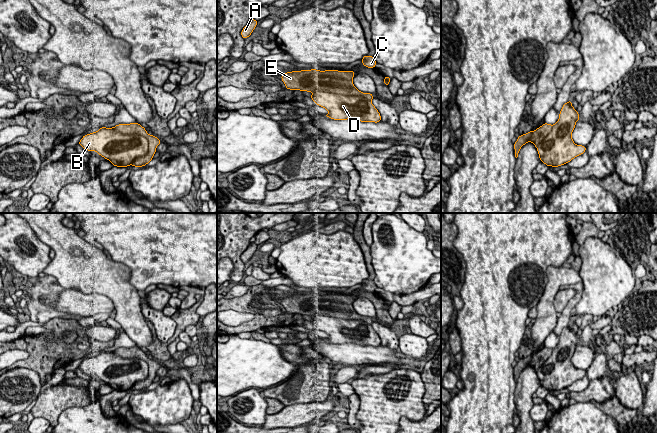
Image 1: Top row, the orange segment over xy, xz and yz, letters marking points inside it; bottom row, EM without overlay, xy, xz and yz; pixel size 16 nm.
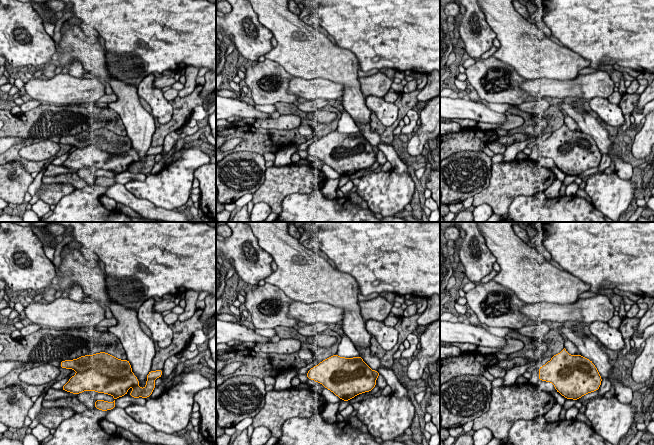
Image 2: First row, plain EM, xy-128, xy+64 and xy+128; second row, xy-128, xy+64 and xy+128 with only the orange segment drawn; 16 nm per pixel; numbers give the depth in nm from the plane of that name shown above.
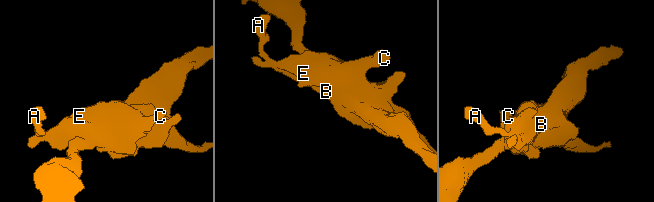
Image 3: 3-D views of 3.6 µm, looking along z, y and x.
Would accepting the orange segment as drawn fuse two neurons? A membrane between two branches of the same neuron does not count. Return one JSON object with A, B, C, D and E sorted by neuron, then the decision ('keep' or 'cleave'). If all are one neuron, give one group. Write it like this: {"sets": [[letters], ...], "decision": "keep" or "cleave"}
{"sets": [["A", "C", "E"], ["B", "D"]], "decision": "cleave"}

